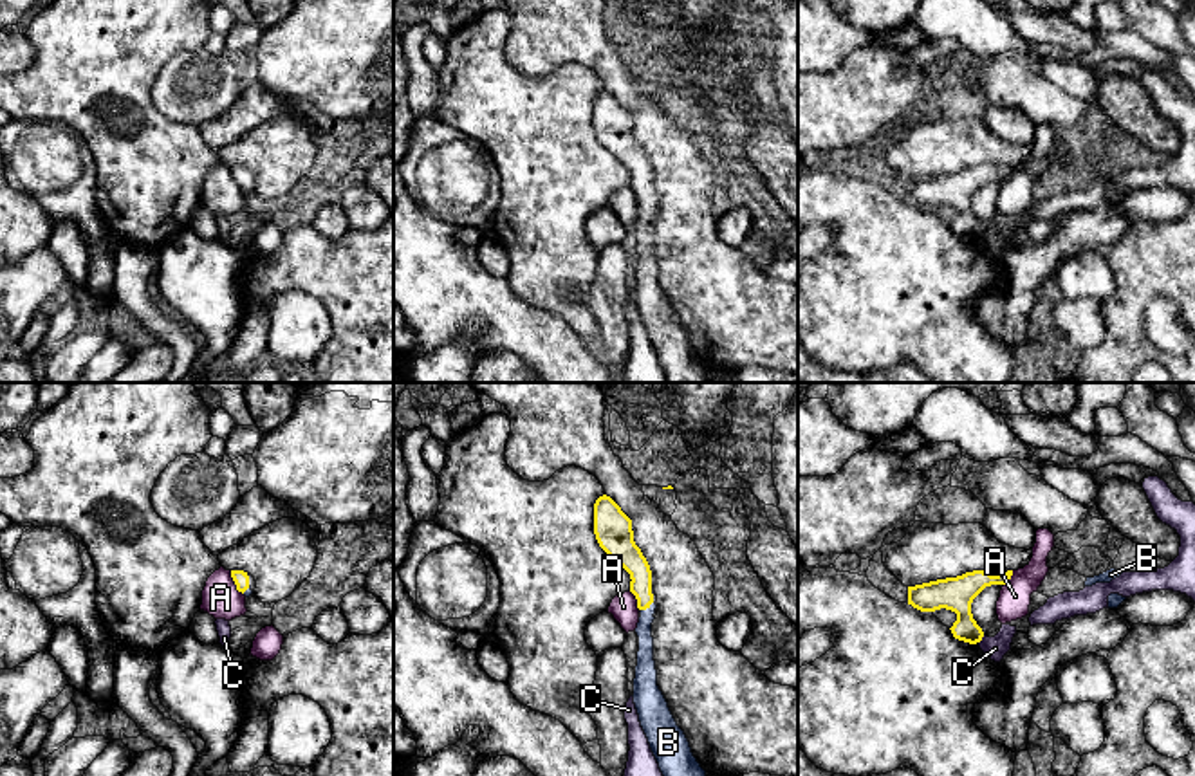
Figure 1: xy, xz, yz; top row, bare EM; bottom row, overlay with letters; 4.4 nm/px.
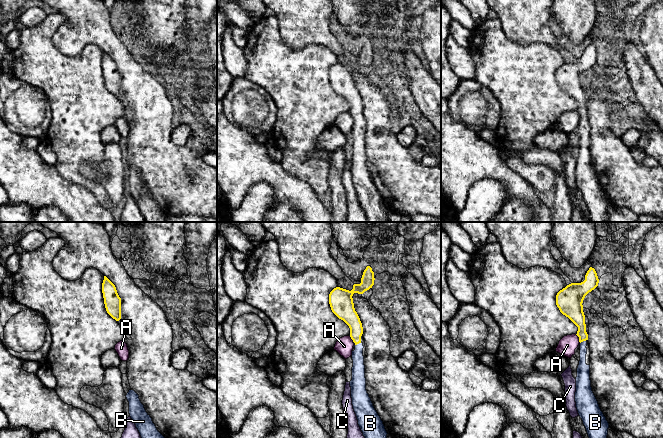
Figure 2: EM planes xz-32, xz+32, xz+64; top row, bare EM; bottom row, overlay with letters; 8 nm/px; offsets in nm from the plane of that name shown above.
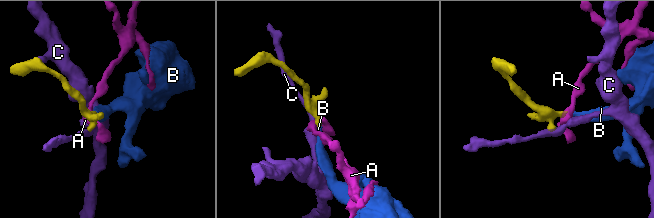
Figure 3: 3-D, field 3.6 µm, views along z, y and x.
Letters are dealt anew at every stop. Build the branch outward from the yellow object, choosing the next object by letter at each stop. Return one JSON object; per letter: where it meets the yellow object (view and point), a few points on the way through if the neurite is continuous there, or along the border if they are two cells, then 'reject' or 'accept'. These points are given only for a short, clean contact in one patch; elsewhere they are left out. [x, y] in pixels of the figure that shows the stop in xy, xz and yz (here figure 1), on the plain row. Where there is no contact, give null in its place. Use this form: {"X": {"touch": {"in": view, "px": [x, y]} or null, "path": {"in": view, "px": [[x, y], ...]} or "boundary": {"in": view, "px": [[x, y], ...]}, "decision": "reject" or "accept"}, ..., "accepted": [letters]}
{"A": {"touch": {"in": "xy", "px": [235, 179]}, "boundary": {"in": "xy", "px": [[230, 166], [235, 183], [242, 190]]}, "decision": "reject"}, "B": {"touch": {"in": "xz", "px": [645, 204]}, "path": {"in": "xz", "px": [[629, 152], [641, 172], [645, 204], [645, 251]]}, "decision": "accept"}, "C": {"touch": {"in": "yz", "px": [981, 235]}, "boundary": {"in": "yz", "px": [[984, 231], [979, 239]]}, "decision": "reject"}, "accepted": ["B"]}

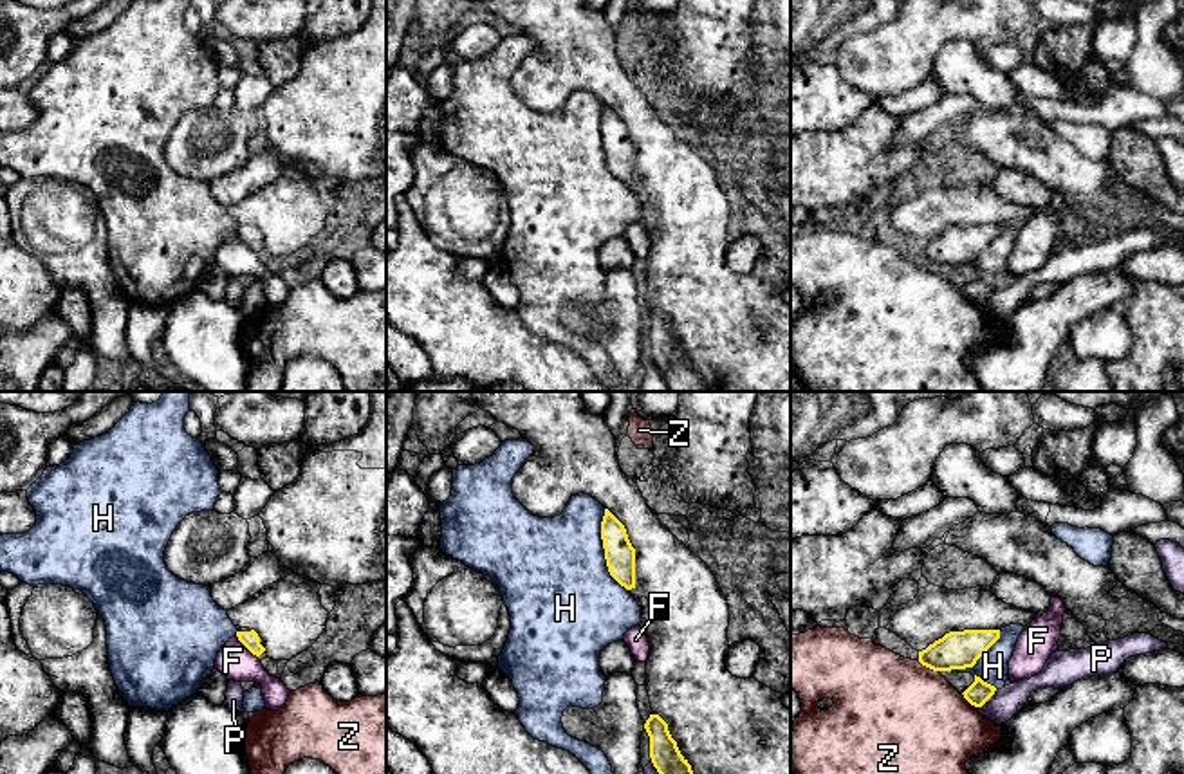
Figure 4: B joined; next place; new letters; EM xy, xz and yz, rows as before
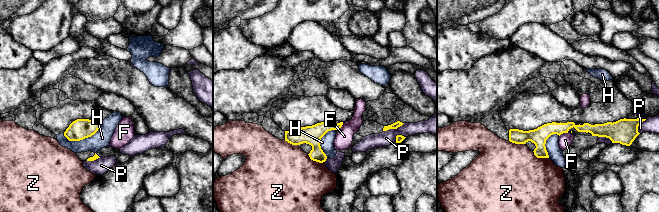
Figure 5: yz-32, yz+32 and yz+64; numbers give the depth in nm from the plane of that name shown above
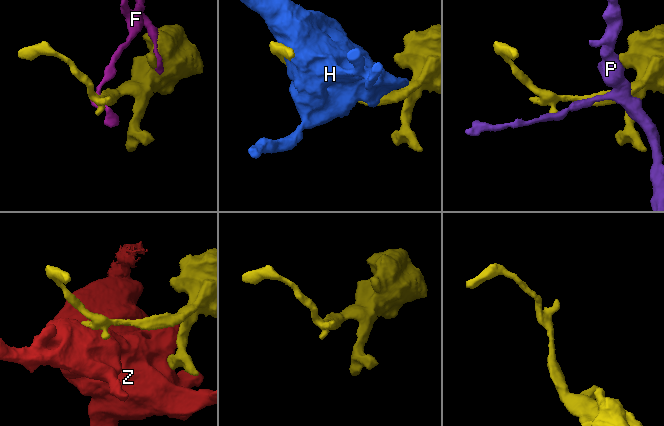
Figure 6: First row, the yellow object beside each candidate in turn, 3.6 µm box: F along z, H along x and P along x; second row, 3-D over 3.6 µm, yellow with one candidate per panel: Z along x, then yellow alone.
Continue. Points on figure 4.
{"F": {"touch": {"in": "xy", "px": [240, 237]}, "decision": "reject"}, "H": {"touch": {"in": "xz", "px": [605, 147]}, "decision": "reject"}, "P": {"touch": {"in": "yz", "px": [986, 296]}, "decision": "reject"}, "Z": {"touch": {"in": "yz", "px": [928, 262]}, "boundary": {"in": "yz", "px": [[917, 257], [937, 267]]}, "decision": "reject"}, "accepted": []}

